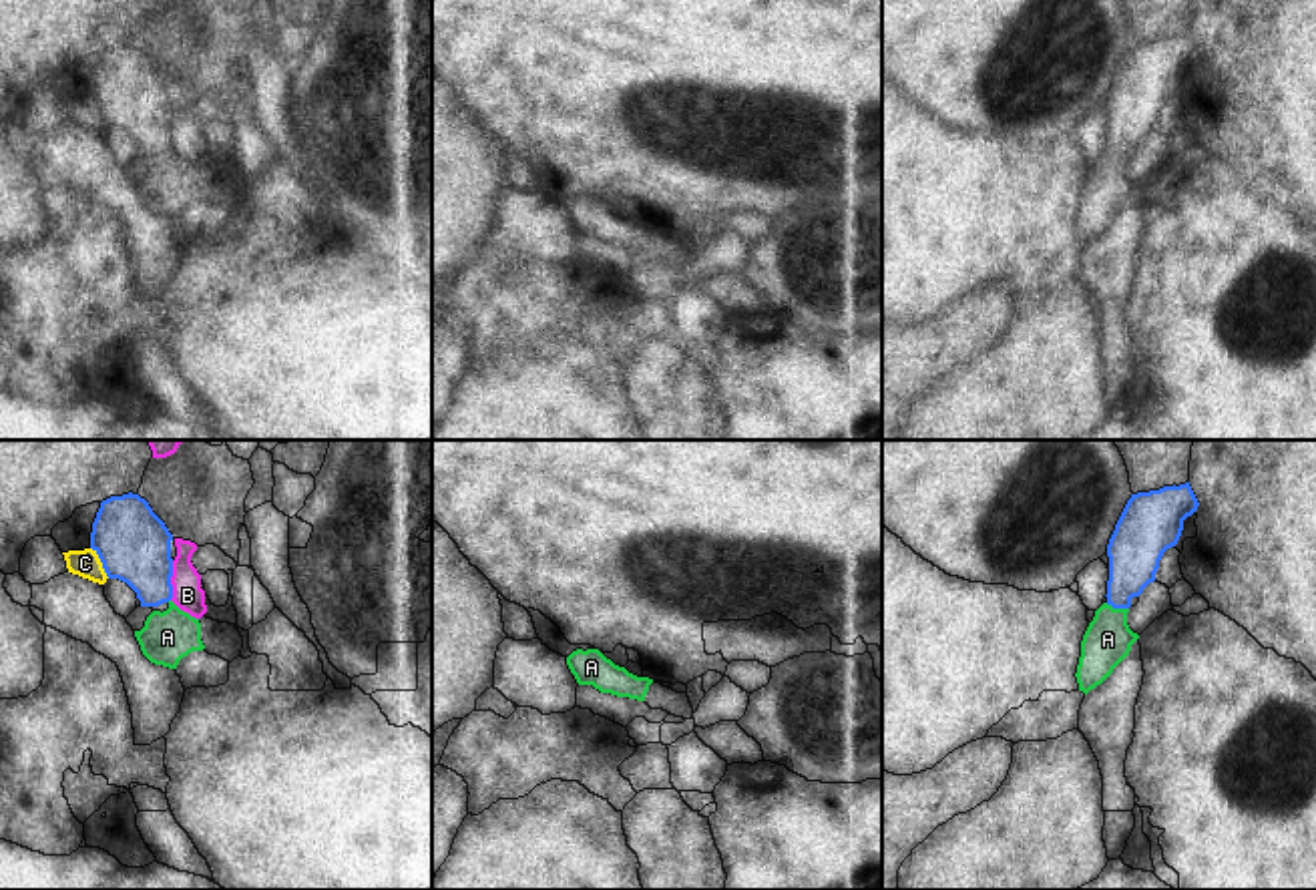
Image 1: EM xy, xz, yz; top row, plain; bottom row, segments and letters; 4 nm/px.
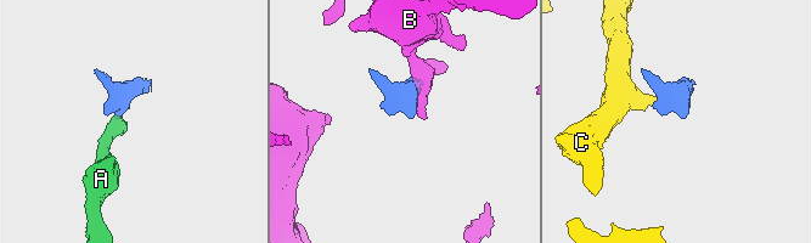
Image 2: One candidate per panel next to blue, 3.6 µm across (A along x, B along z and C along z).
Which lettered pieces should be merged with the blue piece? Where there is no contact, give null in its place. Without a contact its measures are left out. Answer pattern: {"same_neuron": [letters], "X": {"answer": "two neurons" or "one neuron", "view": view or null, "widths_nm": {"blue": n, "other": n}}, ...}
{"same_neuron": ["A"], "A": {"answer": "one neuron", "view": "yz", "widths_nm": {"blue": 220, "other": 190}}, "B": {"answer": "two neurons", "view": "xy", "widths_nm": {"blue": 300, "other": 120}}, "C": {"answer": "two neurons", "view": "xy", "widths_nm": {"blue": 300, "other": 110}}}

